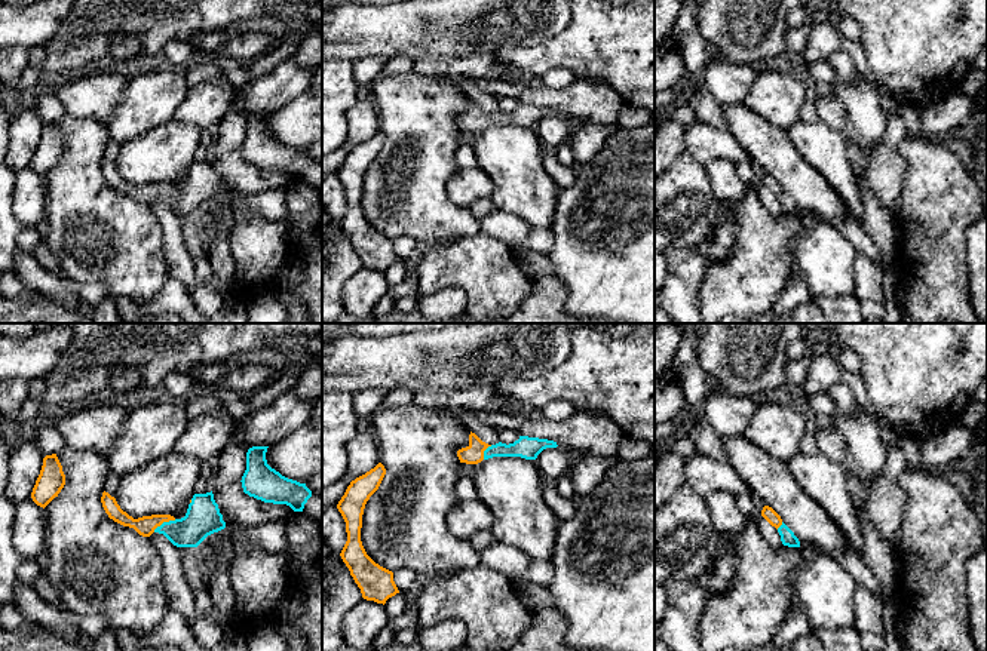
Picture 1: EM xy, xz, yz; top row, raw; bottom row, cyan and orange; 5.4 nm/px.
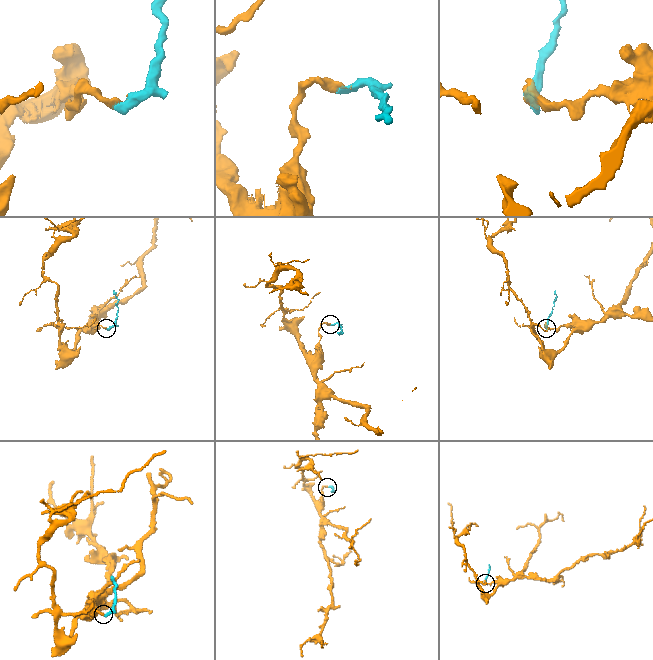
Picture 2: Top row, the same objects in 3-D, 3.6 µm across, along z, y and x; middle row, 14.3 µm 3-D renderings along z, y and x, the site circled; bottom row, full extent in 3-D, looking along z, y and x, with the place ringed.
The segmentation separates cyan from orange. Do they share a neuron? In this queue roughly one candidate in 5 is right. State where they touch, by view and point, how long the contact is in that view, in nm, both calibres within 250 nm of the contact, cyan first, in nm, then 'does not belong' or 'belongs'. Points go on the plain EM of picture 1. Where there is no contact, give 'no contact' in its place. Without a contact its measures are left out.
meets cyan in xy at (164, 190); contact 140 nm long; 190 nm thick on the cyan side, 110 nm on the other; belongs

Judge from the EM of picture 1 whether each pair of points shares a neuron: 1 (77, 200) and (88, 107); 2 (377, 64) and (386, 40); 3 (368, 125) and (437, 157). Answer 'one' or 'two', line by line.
1: two
2: two
3: two

